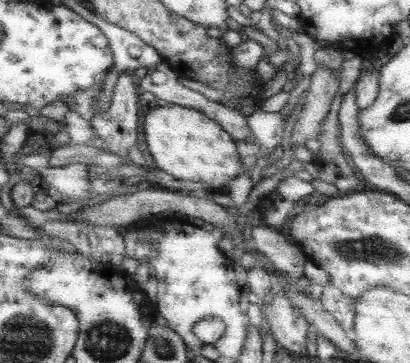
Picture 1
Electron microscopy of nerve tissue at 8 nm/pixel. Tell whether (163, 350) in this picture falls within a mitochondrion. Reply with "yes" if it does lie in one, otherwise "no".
yes

